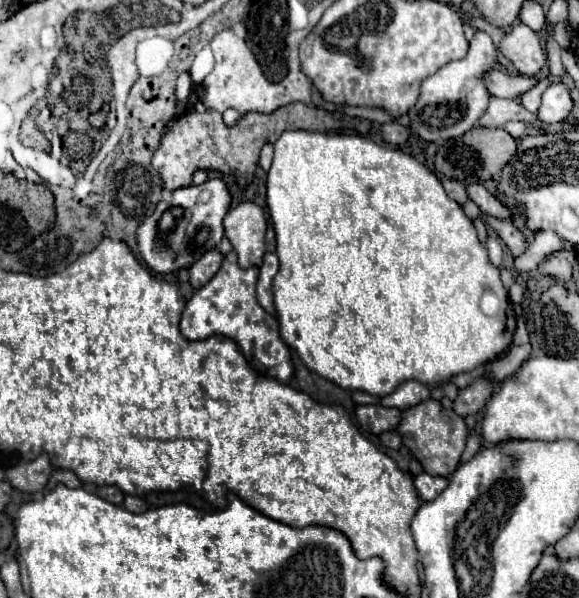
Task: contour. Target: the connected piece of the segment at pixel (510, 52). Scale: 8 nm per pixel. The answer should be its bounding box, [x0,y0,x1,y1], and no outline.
[500,23,548,75]

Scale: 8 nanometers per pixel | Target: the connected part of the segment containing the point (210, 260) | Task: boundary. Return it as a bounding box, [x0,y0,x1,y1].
[190,249,222,289]

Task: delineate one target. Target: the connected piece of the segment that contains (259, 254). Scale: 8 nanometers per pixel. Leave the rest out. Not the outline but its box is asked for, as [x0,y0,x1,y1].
[224,203,266,269]

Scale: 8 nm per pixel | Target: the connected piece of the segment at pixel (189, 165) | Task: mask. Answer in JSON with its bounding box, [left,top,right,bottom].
[152,103,344,191]

